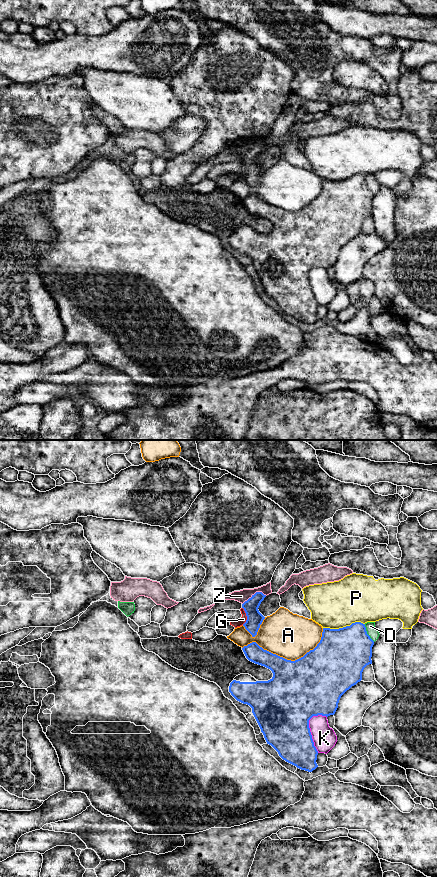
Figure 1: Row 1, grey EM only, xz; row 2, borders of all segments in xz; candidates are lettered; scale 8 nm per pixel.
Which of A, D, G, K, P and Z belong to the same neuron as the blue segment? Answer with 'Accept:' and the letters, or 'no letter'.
Accept: no letter

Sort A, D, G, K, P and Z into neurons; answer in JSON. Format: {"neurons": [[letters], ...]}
{"neurons": [["A"], ["D"], ["G"], ["K"], ["P"], ["Z"]]}

